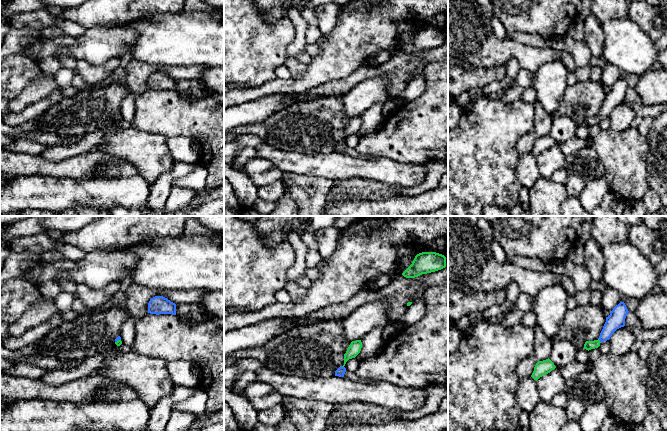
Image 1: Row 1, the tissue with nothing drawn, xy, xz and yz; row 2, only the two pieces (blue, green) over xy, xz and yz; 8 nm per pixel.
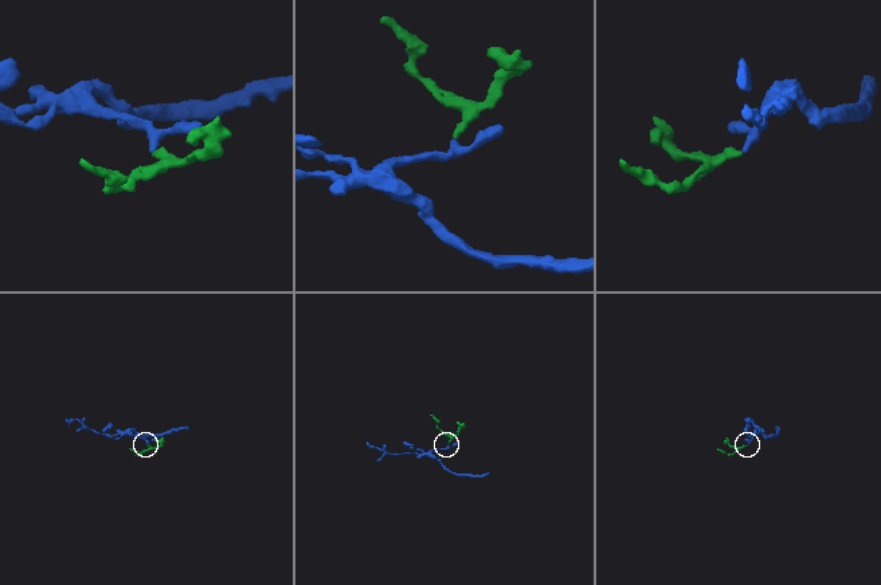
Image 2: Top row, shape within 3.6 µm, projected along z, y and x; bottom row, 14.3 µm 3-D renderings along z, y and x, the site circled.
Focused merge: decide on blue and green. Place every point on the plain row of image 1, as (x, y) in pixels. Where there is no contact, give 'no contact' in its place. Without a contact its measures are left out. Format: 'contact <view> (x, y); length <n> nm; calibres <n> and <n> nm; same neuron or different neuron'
contact yz (599, 115); length 40 nm; calibres 140 and 70 nm; same neuron

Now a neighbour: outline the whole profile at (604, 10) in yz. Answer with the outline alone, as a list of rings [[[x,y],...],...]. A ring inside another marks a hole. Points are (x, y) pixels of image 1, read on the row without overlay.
[[[592,0],[591,12],[603,25],[608,20],[628,18],[629,3],[624,0]]]

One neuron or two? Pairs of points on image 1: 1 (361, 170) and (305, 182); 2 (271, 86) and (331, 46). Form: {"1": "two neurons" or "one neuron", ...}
{"1": "two neurons", "2": "one neuron"}

